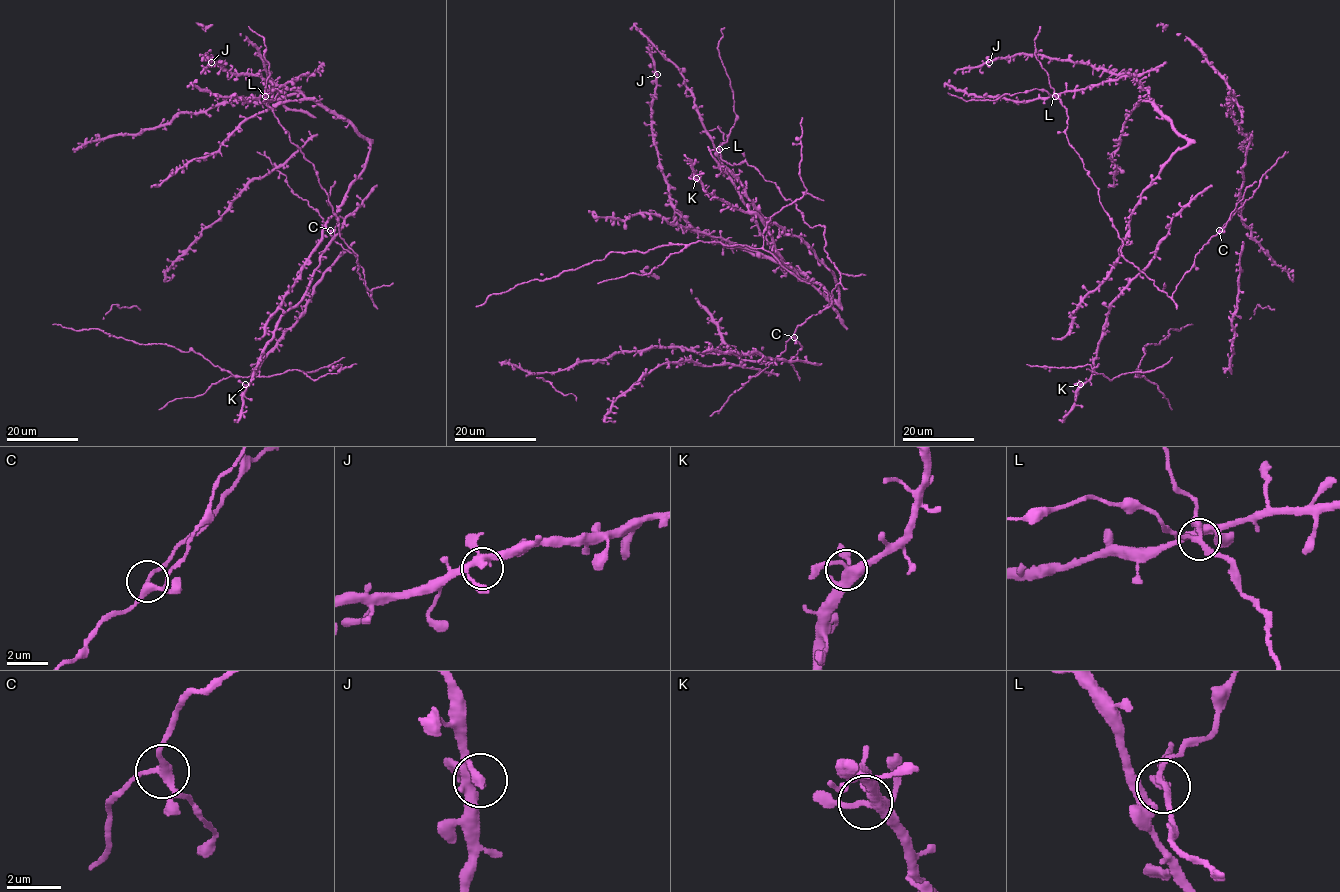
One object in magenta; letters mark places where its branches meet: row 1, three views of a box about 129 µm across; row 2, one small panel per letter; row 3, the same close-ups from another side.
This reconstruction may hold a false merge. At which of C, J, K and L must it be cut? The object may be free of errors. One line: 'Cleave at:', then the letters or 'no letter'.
Cleave at: no letter

